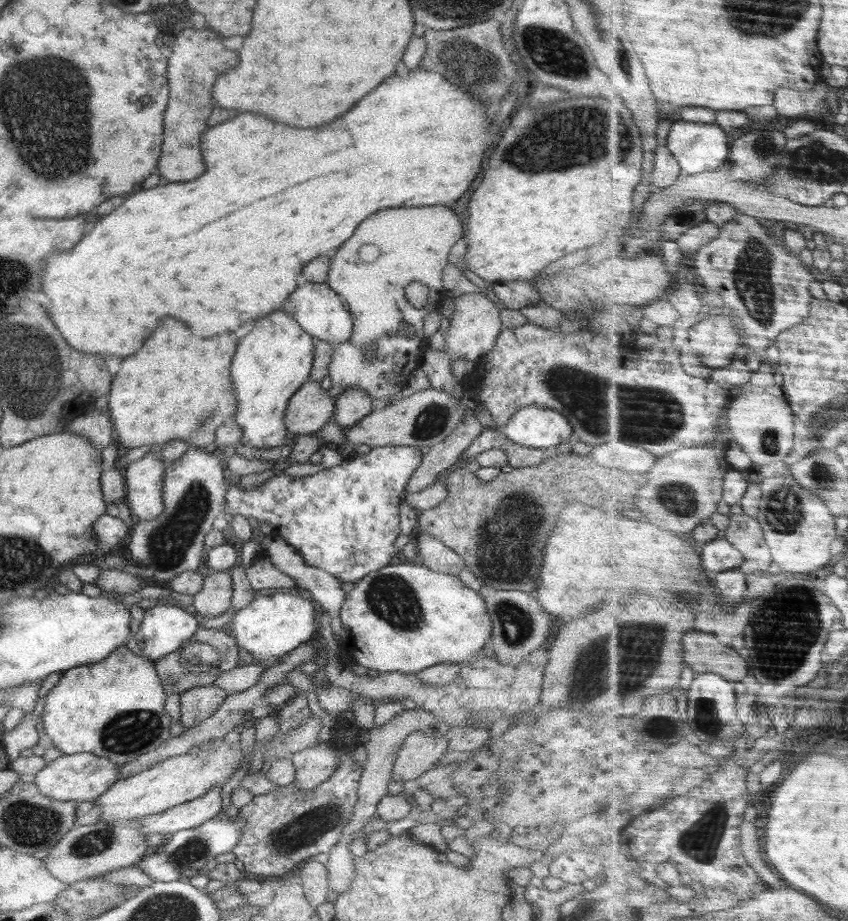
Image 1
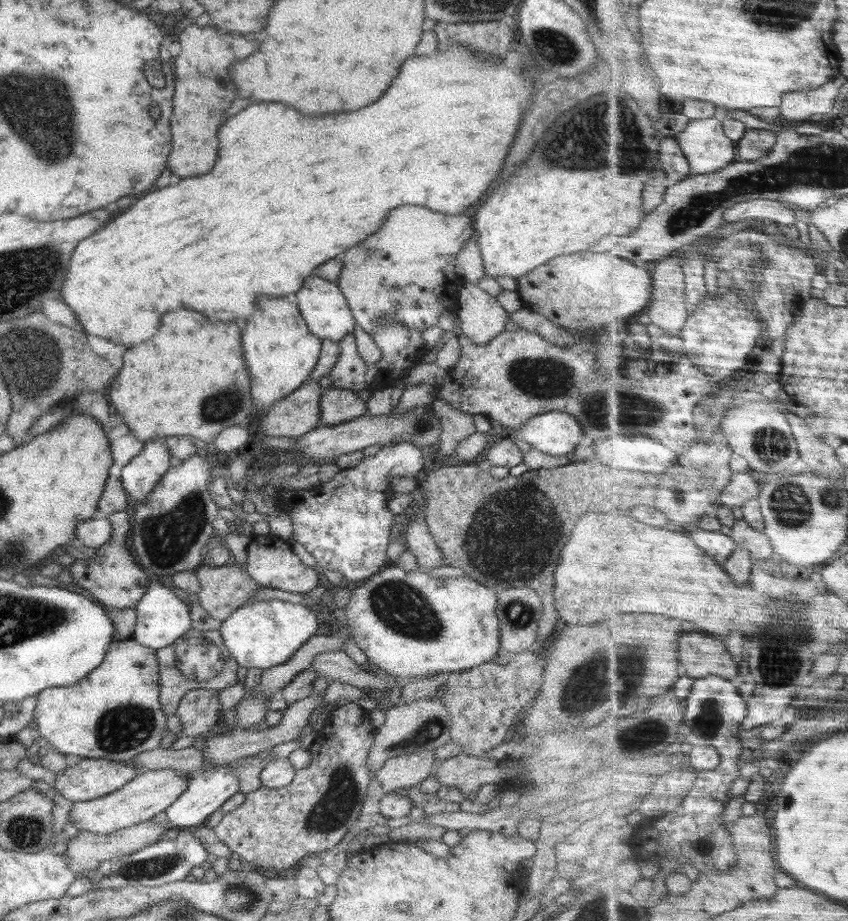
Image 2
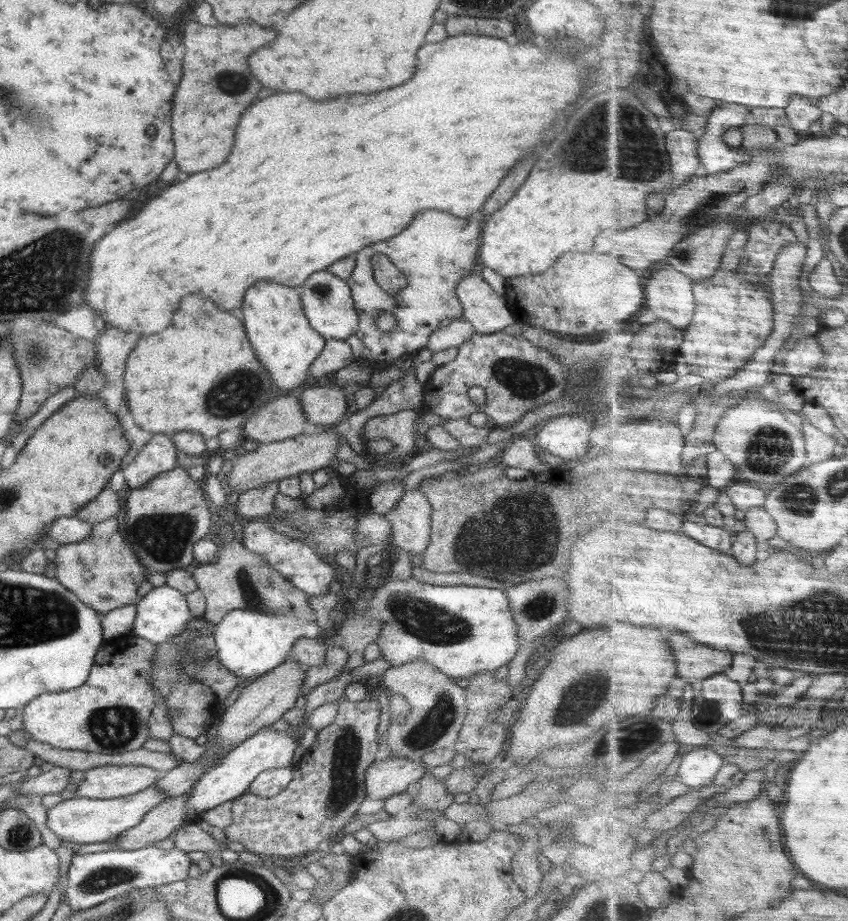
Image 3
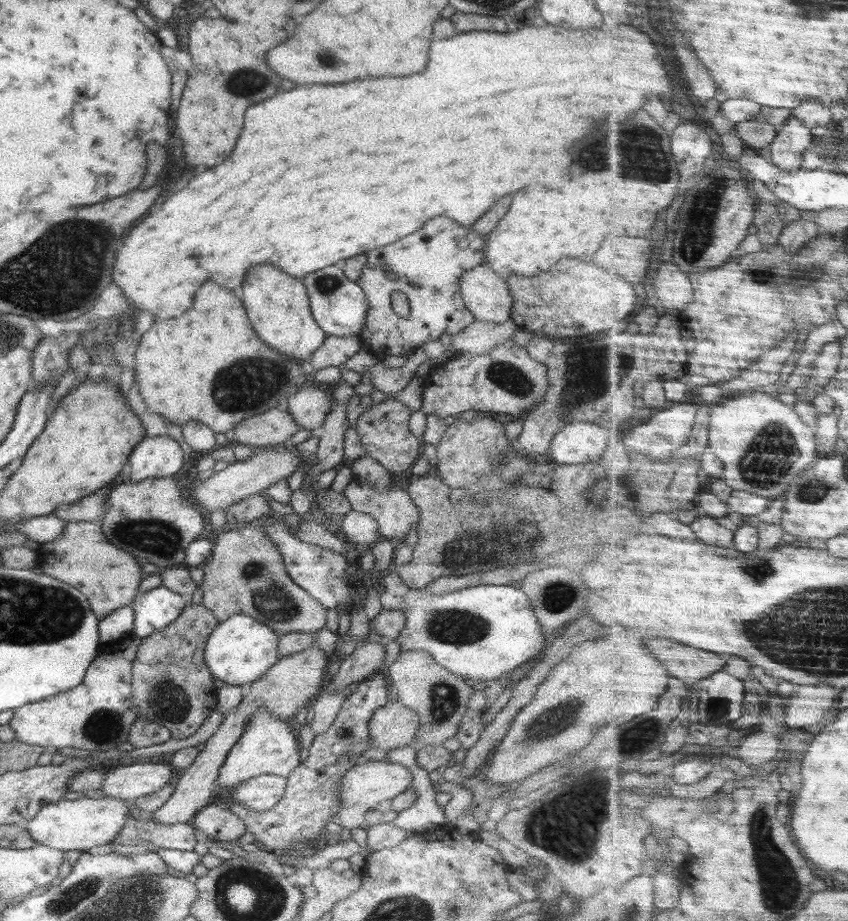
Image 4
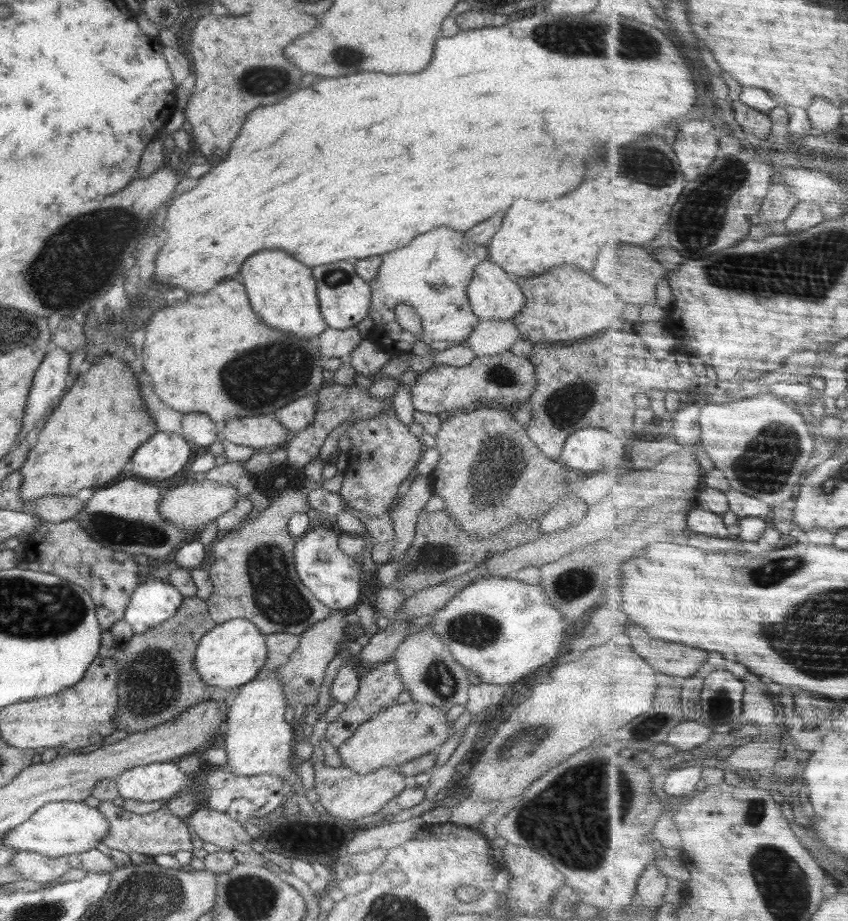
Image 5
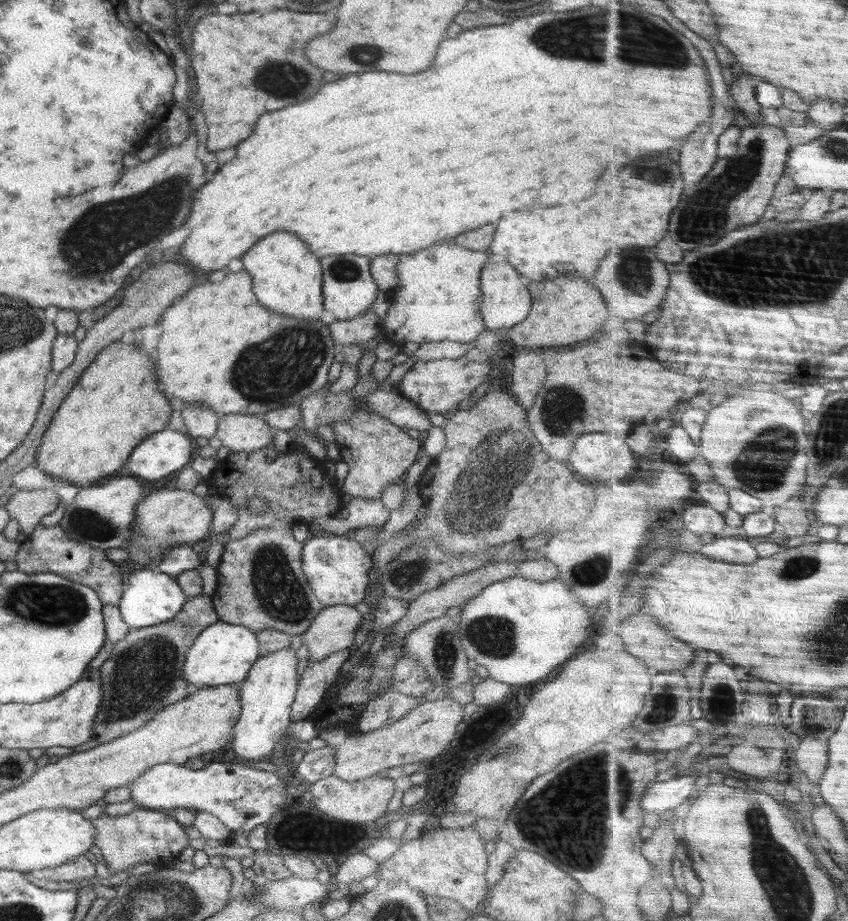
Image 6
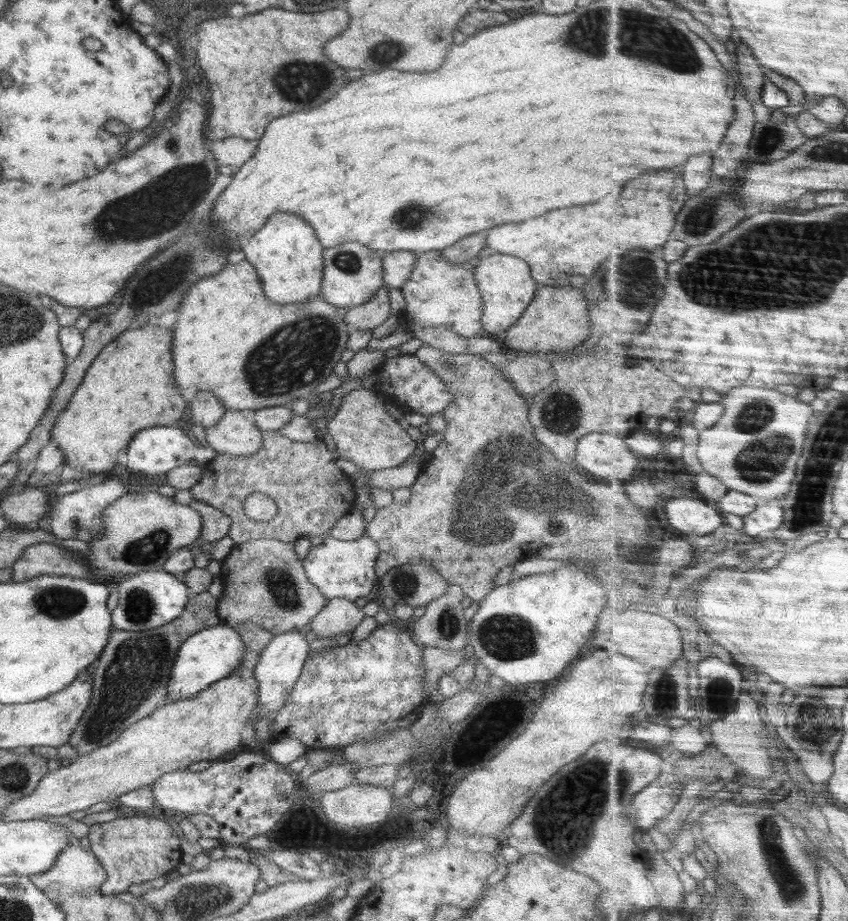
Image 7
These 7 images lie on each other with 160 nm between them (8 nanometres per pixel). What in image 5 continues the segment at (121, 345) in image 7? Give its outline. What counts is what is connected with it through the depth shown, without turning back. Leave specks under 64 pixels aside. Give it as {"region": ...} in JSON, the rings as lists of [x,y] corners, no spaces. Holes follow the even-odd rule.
{"region":[[[104,355],[101,359],[93,360],[88,371],[76,375],[71,387],[44,420],[38,442],[28,452],[26,461],[19,470],[22,476],[20,498],[24,504],[29,504],[27,508],[36,504],[36,500],[42,496],[74,496],[82,488],[103,488],[114,481],[138,447],[157,432],[157,426],[144,400],[135,372],[122,359]]]}

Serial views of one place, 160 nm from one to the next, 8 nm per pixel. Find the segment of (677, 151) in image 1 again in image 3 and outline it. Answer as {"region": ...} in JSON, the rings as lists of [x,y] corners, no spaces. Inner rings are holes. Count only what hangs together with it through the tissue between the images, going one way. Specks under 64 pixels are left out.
{"region":[[[720,103],[708,117],[706,127],[698,130],[703,173],[714,175],[751,163],[750,157],[742,158],[737,150],[726,148],[724,137],[731,128],[749,124],[751,109],[743,104]]]}

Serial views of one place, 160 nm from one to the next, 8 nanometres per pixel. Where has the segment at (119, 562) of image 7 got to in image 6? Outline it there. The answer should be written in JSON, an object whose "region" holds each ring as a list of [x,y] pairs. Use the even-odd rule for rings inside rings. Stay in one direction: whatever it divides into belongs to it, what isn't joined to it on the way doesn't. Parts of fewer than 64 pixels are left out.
{"region":[[[158,490],[149,492],[136,506],[135,535],[123,549],[129,554],[129,561],[146,566],[152,560],[162,560],[170,549],[192,545],[210,530],[214,516],[206,499],[186,490]]]}

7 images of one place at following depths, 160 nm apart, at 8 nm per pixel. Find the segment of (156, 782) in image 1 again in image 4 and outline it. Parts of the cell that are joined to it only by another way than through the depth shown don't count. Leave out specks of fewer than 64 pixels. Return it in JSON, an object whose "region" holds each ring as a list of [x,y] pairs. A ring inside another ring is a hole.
{"region":[[[90,794],[77,800],[65,800],[43,806],[29,821],[25,829],[36,844],[49,846],[56,850],[79,850],[105,845],[122,830],[125,820],[130,816],[126,800]]]}

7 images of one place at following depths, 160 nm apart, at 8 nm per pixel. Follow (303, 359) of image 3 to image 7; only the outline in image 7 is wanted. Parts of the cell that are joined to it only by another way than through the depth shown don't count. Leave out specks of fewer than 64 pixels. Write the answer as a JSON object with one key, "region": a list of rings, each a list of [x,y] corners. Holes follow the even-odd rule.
{"region":[[[286,211],[277,212],[267,218],[262,230],[251,236],[241,236],[240,248],[246,254],[245,259],[256,269],[264,294],[278,304],[294,304],[307,301],[309,298],[318,297],[321,294],[323,281],[323,251],[325,248],[318,240],[314,230],[310,230],[310,224],[304,222],[296,214],[288,214]]]}

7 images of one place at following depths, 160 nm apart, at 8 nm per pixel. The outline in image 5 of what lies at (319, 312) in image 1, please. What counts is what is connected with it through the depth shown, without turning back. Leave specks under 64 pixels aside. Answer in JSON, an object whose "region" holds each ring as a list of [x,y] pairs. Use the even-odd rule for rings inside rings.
{"region":[[[354,260],[315,266],[311,271],[316,281],[319,309],[328,327],[336,330],[356,327],[369,315],[371,288],[358,276]]]}

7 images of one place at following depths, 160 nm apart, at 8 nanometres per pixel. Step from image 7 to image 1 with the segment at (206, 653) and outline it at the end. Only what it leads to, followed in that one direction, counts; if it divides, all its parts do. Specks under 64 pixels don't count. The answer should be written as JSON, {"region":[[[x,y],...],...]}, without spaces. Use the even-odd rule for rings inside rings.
{"region":[[[259,593],[246,608],[231,619],[235,642],[248,650],[256,660],[281,660],[285,655],[305,643],[317,626],[314,624],[316,606],[310,600],[290,593]]]}

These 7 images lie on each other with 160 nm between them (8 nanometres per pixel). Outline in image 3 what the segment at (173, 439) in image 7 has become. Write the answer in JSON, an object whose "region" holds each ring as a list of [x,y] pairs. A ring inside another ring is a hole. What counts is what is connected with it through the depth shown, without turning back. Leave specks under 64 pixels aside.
{"region":[[[154,433],[152,440],[140,448],[123,472],[130,489],[148,484],[152,478],[176,468],[176,454],[169,434]]]}

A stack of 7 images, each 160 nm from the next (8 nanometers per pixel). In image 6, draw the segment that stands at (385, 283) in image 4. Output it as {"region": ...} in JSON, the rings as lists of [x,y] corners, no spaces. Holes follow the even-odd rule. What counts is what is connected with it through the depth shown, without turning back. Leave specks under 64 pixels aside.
{"region":[[[453,239],[441,240],[430,248],[398,254],[396,265],[398,284],[388,292],[391,304],[386,317],[380,319],[380,326],[388,341],[401,346],[406,341],[422,342],[453,340],[454,342],[469,343],[476,340],[487,328],[480,310],[483,301],[480,275],[482,267],[490,260],[488,251],[476,251],[458,246]]]}

